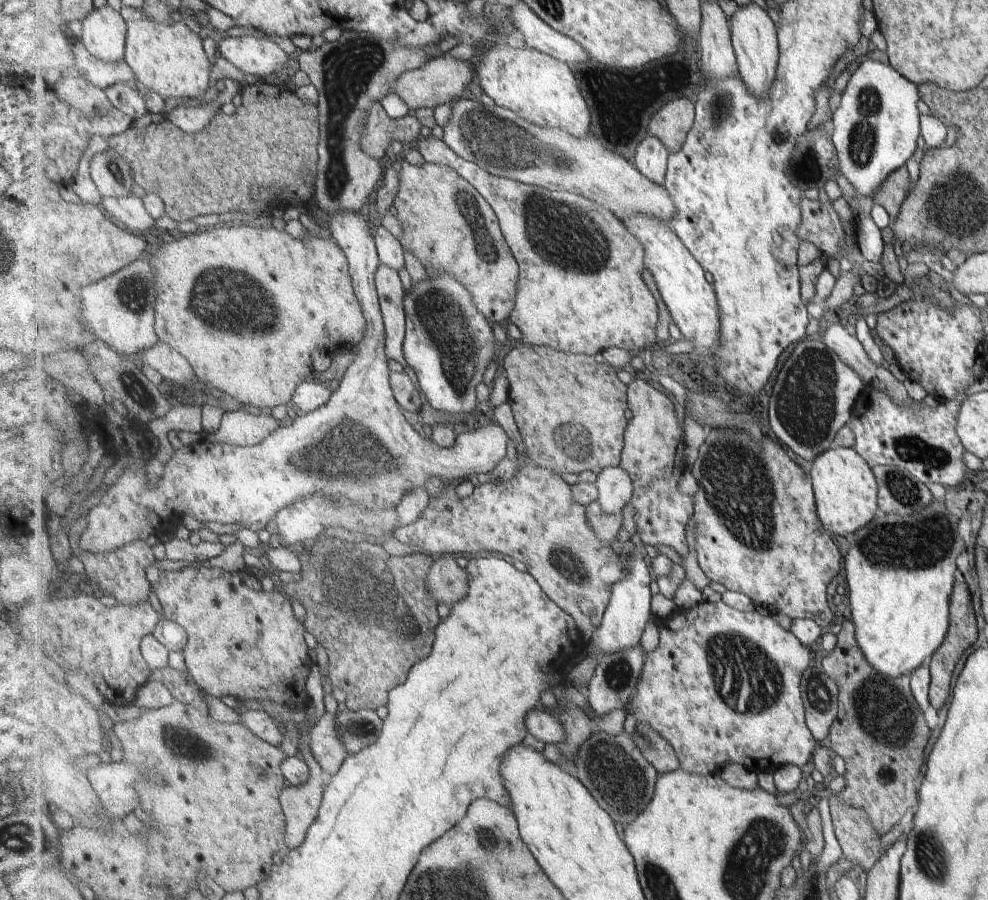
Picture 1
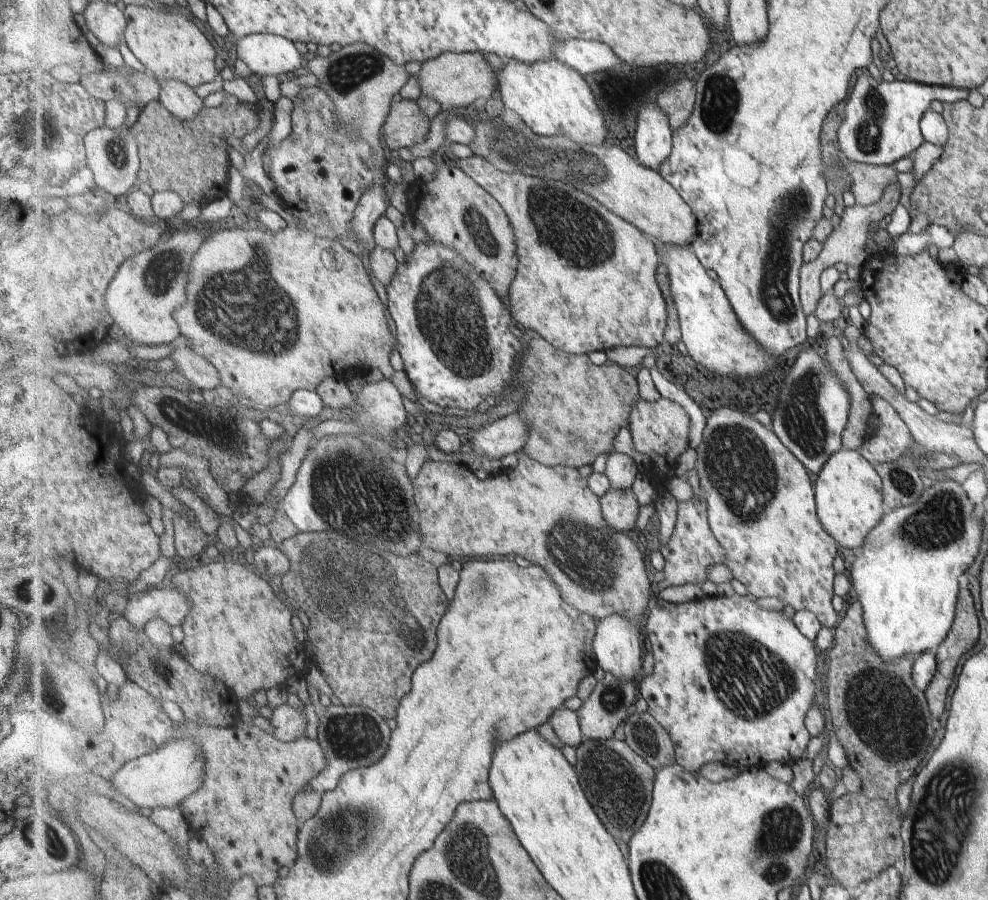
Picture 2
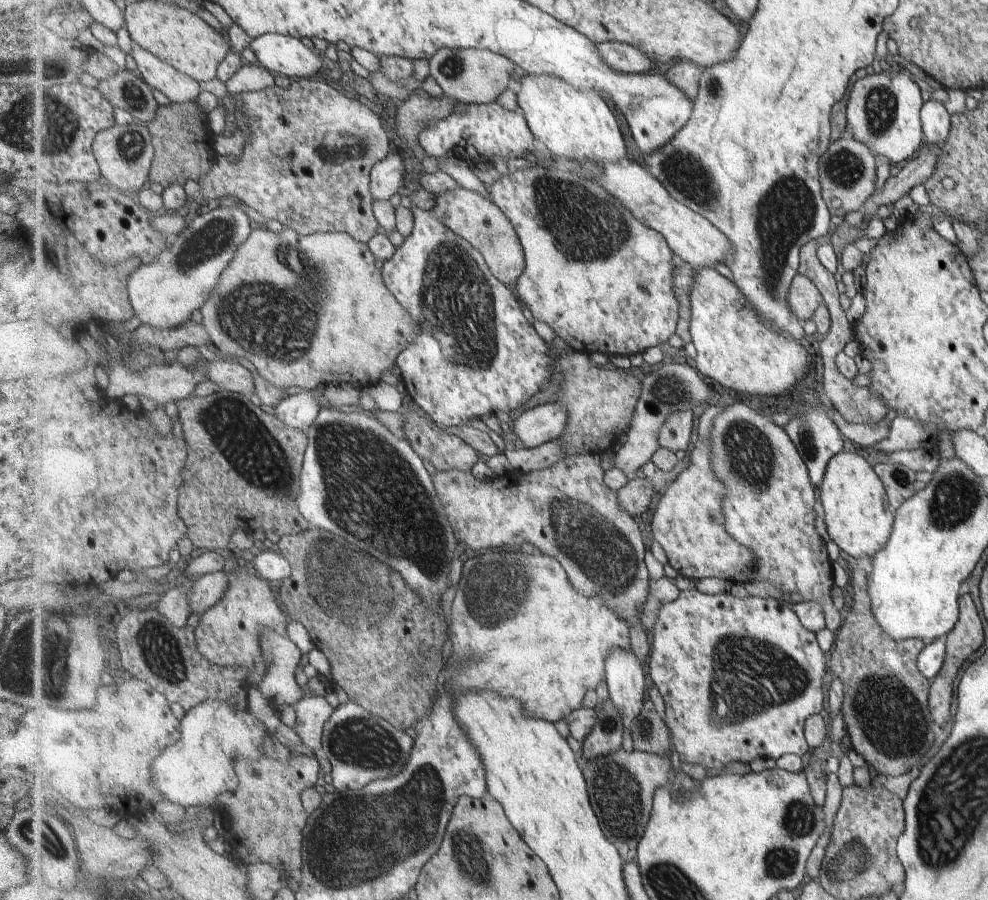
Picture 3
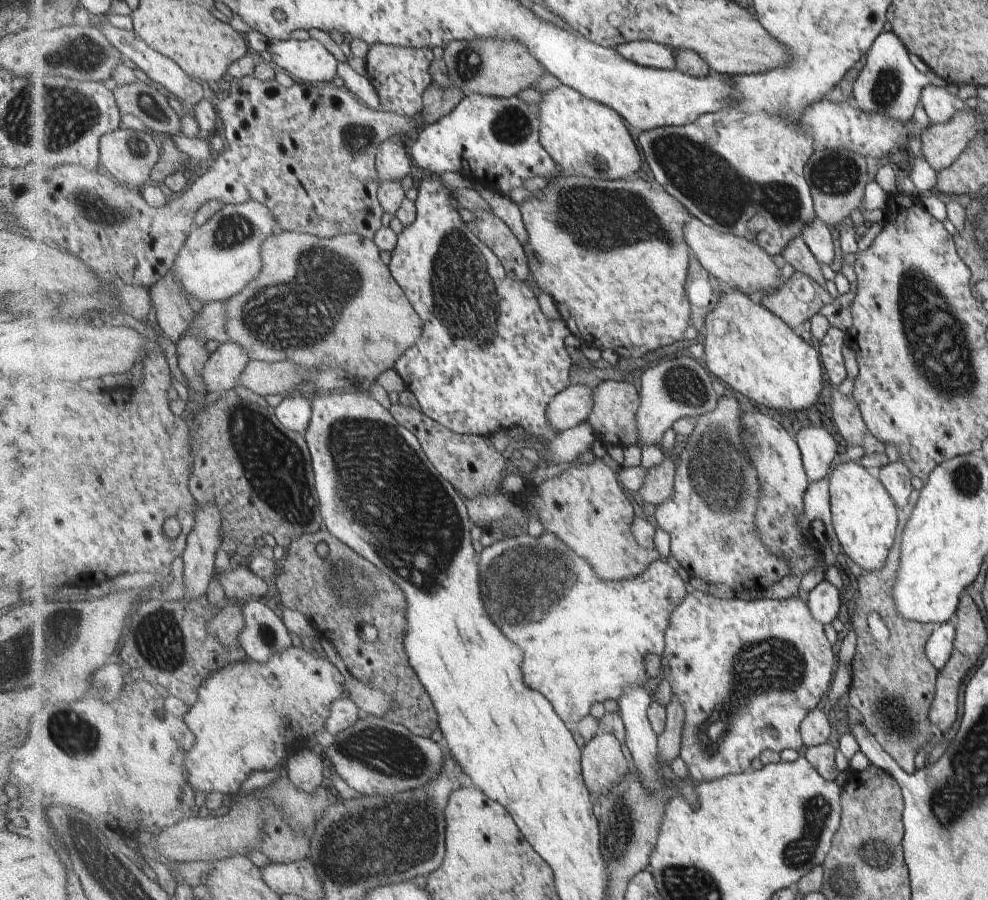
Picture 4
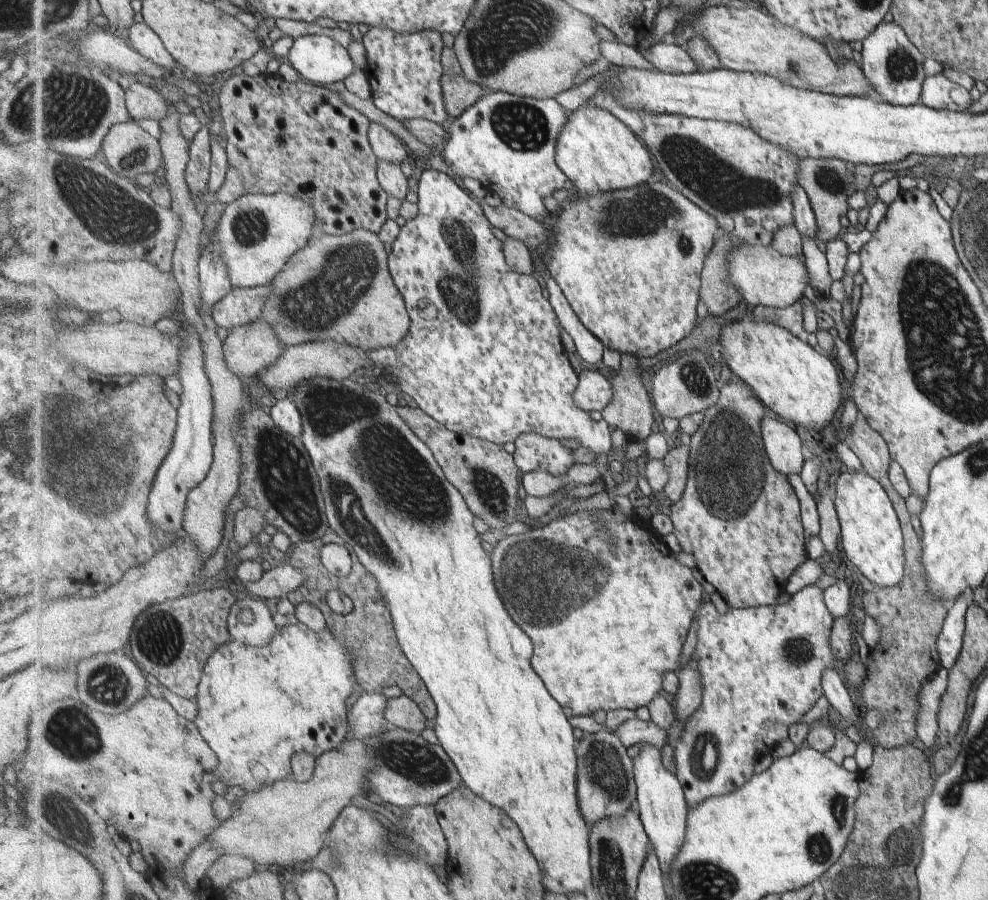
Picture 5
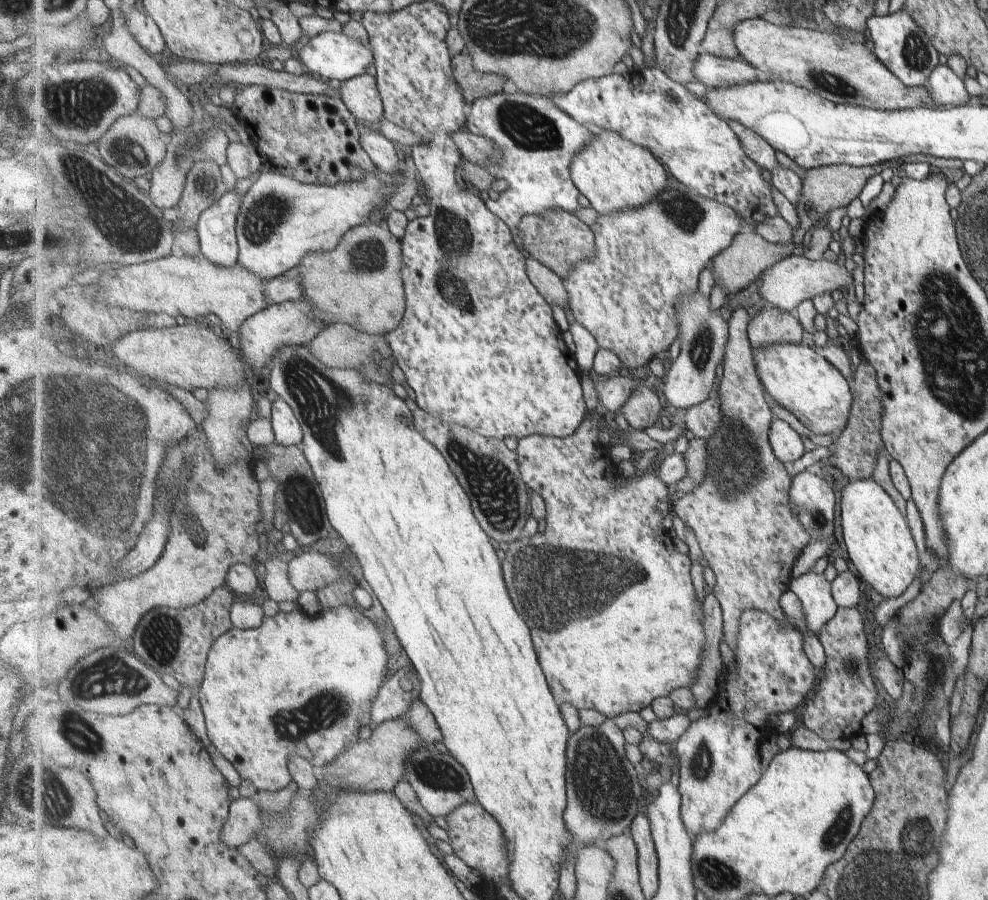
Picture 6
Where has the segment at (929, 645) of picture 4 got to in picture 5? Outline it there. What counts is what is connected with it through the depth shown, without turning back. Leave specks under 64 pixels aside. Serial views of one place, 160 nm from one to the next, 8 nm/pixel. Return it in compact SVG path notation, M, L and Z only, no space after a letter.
M955 597L945 615L941 630L936 638L936 651L940 667L949 670L954 666L962 645L964 614L968 607L965 597Z

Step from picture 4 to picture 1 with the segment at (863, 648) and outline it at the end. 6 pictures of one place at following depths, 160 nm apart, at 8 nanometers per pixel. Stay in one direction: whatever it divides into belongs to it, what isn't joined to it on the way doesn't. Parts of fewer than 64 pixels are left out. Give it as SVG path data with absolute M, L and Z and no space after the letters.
M852 618L842 623L842 629L837 634L837 637L837 646L831 651L831 653L824 656L822 666L824 671L838 684L840 692L838 694L838 717L835 719L835 722L831 727L828 739L828 743L831 744L831 748L833 748L839 756L843 756L843 758L845 758L846 772L843 776L846 778L846 787L841 793L839 793L839 796L845 804L865 809L866 813L870 816L874 827L877 829L878 834L883 835L897 822L897 820L899 820L899 818L901 818L901 816L899 816L899 814L901 814L899 810L901 810L901 808L905 808L905 804L903 804L903 796L905 796L905 782L907 782L907 778L911 778L911 780L919 778L919 766L921 766L921 762L923 762L923 748L925 748L927 738L929 738L929 728L925 726L923 716L921 716L921 712L919 712L918 704L912 697L910 686L908 684L909 674L901 675L900 677L888 677L879 674L877 669L873 668L872 664L868 661L868 658L859 646L858 640L856 639L856 626L852 621Z

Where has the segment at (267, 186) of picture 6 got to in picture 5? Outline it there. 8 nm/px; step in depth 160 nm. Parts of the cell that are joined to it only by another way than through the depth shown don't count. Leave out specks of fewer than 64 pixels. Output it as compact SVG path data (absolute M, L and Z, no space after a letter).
M245 193L228 205L221 215L218 228L218 243L222 246L222 259L228 264L234 288L269 285L286 267L296 252L304 249L316 234L316 210L306 200L289 193Z

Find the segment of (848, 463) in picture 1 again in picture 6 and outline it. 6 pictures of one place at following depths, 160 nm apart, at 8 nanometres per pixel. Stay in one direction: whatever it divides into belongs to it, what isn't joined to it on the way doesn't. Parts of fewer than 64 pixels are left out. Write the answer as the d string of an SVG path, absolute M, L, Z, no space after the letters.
M874 478L849 481L840 501L842 536L852 564L881 596L897 598L917 576L917 552L900 509Z

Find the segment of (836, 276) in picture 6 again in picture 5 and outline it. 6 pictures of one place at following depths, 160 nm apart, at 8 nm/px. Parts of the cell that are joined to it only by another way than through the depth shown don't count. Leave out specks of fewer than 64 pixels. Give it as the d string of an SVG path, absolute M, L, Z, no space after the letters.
M747 244L737 246L730 255L730 279L738 286L744 300L754 306L786 309L812 293L806 262L797 256L781 254L773 246Z

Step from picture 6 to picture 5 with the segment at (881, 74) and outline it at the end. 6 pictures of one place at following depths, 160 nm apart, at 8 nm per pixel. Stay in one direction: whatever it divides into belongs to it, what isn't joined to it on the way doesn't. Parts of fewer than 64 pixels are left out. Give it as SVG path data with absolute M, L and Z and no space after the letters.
M719 5L705 8L689 22L689 26L713 45L723 68L773 75L791 86L820 93L844 97L874 96L872 82L855 60L835 62L820 40L777 20L769 12Z

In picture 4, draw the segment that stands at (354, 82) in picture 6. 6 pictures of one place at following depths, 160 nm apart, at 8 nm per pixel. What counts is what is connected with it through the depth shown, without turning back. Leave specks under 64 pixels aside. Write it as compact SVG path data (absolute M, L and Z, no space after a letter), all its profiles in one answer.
M393 139L386 140L377 153L376 167L381 180L399 181L411 174L411 158L403 144L397 144Z

